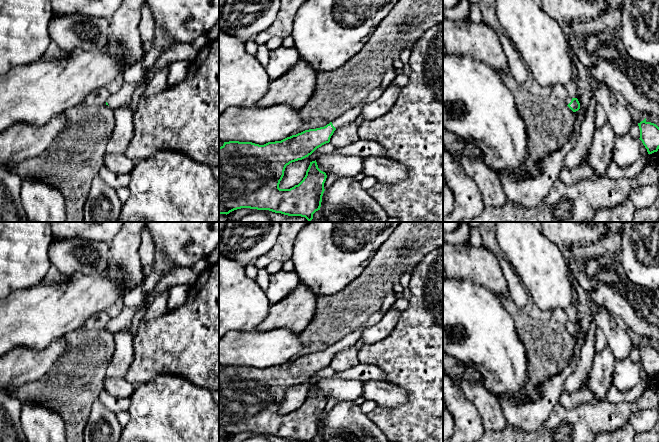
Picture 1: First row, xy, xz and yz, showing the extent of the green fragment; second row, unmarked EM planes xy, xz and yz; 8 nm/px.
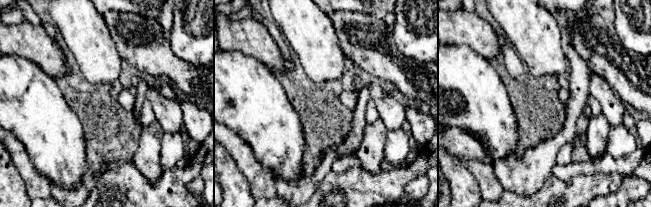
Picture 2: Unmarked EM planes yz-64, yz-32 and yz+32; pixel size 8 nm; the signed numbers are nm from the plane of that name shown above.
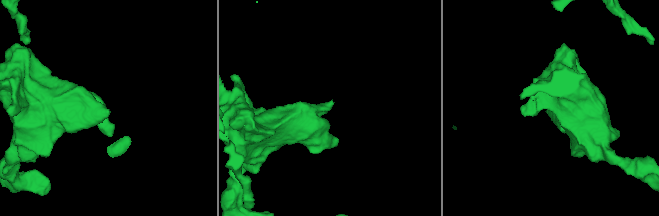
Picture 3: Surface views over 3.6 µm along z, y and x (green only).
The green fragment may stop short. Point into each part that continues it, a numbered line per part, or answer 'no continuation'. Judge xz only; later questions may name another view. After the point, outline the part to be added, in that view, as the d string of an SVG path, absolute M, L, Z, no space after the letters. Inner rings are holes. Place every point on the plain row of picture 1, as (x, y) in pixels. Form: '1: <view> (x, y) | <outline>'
1: xz (351, 338) | M376 311L369 318L367 318L362 324L354 331L349 332L345 337L332 345L333 350L337 353L345 348L354 347L356 342L361 338L364 329L377 324L383 317L381 311Z

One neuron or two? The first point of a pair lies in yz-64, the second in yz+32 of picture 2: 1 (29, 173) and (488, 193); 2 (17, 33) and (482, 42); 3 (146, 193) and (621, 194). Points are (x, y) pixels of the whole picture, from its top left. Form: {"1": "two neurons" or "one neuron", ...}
{"1": "one neuron", "2": "one neuron", "3": "two neurons"}

